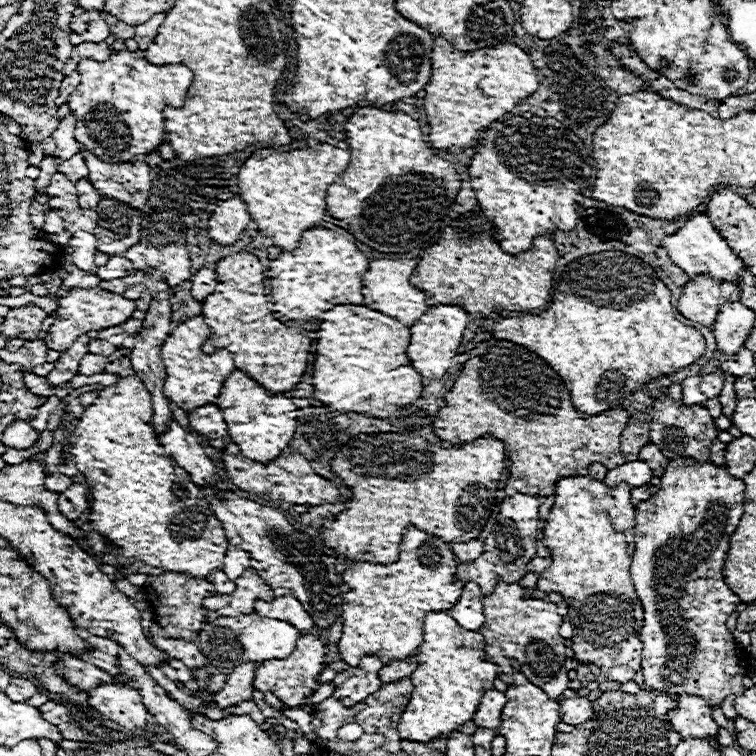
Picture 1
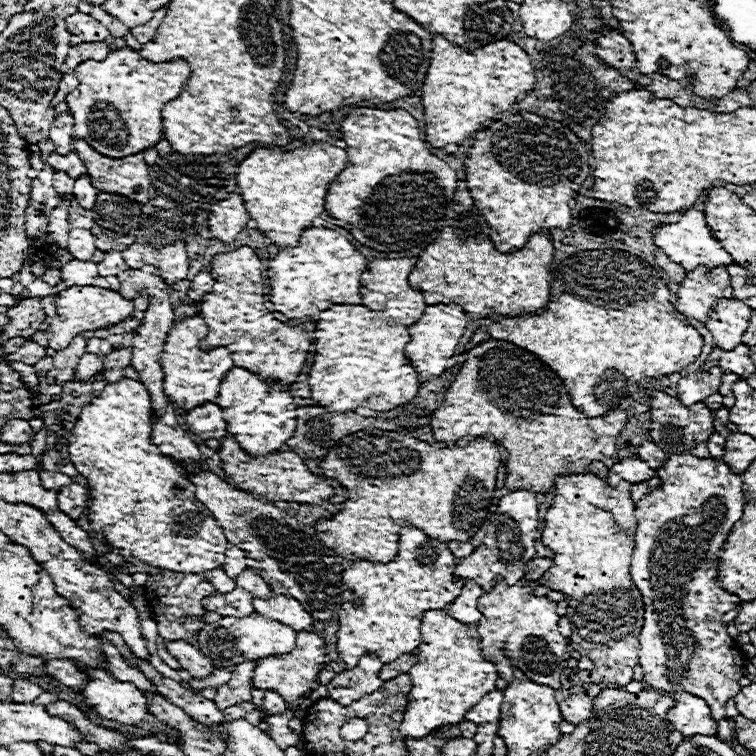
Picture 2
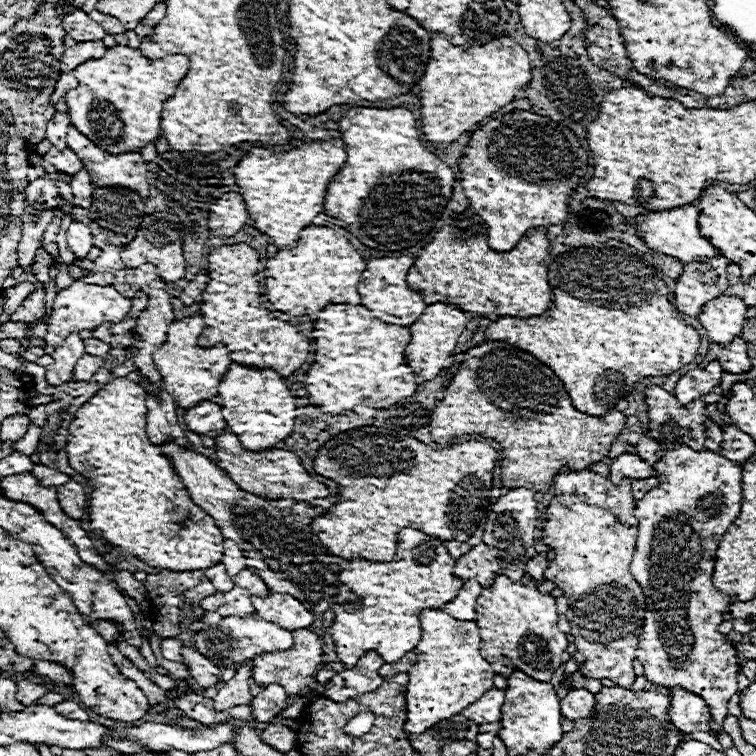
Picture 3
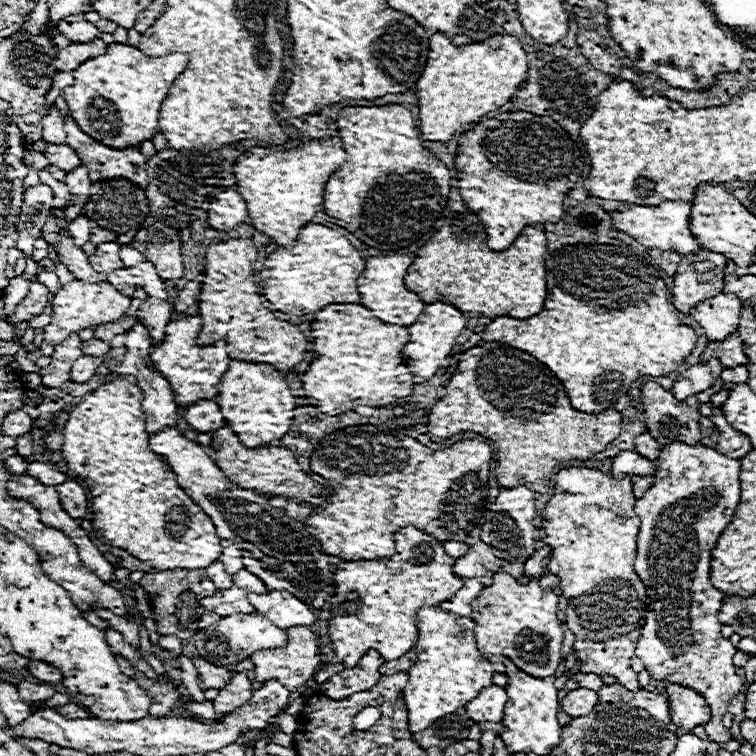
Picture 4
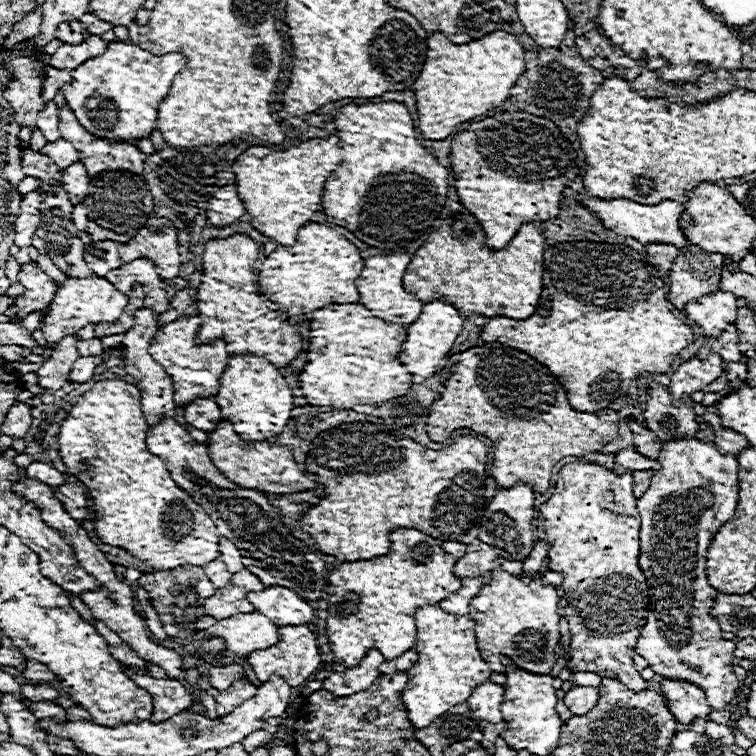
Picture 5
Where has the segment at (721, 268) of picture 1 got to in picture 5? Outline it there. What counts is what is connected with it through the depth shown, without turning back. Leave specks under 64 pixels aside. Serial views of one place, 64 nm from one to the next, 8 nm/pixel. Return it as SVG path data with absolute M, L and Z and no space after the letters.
M596 198L596 200L580 200L580 206L588 208L592 214L600 216L600 222L608 230L612 230L620 236L632 236L640 244L666 242L666 244L674 244L676 248L684 248L690 244L678 226L678 220L680 220L684 206L676 200L664 200L660 204L638 204L638 202L632 202L626 198L610 198L610 200Z

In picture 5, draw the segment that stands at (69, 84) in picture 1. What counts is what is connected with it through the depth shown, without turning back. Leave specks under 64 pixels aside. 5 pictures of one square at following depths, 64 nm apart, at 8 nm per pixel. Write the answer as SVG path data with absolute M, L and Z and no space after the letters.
M44 66L44 82L42 82L42 92L40 92L40 98L44 102L50 102L56 92L66 84L70 82L72 76L70 72L60 72L58 68L52 68L52 66Z

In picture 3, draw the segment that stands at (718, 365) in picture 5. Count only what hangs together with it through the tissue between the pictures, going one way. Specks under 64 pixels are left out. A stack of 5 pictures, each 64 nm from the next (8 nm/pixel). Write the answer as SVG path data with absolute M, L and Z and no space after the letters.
M712 360L710 364L706 364L704 368L696 368L690 370L688 374L684 374L676 388L674 388L674 396L678 398L680 404L688 404L698 396L708 394L716 384L720 384L720 374L722 374L722 366Z

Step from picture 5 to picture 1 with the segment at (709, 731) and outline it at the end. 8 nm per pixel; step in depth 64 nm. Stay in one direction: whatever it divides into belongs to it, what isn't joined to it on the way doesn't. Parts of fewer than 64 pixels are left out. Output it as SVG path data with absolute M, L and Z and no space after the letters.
M676 458L662 474L662 488L648 500L636 506L634 528L634 560L630 576L638 598L644 606L644 626L640 630L642 648L642 672L644 686L656 688L668 694L692 694L718 706L728 694L744 692L742 678L750 670L750 658L726 628L726 618L736 610L740 598L724 584L722 568L730 546L730 536L736 530L744 514L744 482L732 478L724 466L712 462L696 462L692 458Z

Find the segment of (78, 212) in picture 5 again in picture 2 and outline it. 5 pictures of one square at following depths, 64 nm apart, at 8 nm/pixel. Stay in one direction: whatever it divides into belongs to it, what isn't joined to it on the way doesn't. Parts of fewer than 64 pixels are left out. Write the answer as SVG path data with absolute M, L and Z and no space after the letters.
M84 228L70 230L70 234L68 234L68 252L76 260L90 260L94 250L96 250L96 246L94 246L90 230L84 230Z

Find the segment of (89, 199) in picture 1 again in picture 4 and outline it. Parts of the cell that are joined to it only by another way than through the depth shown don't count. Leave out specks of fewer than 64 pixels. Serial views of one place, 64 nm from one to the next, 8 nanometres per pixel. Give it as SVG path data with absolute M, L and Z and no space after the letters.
M80 166L80 168L74 168L72 172L66 174L64 178L64 184L68 186L68 192L72 196L78 196L74 198L74 204L76 206L84 206L88 202L88 196L90 196L90 178L88 178L88 170L86 166Z

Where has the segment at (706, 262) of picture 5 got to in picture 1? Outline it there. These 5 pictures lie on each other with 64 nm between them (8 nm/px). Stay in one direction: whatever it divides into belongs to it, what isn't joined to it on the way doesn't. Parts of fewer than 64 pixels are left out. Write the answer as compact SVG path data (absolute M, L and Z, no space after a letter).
M700 274L690 278L688 284L682 288L676 308L684 318L712 328L718 314L718 306L724 302L738 302L738 300L740 290L734 284L716 282L710 276Z

